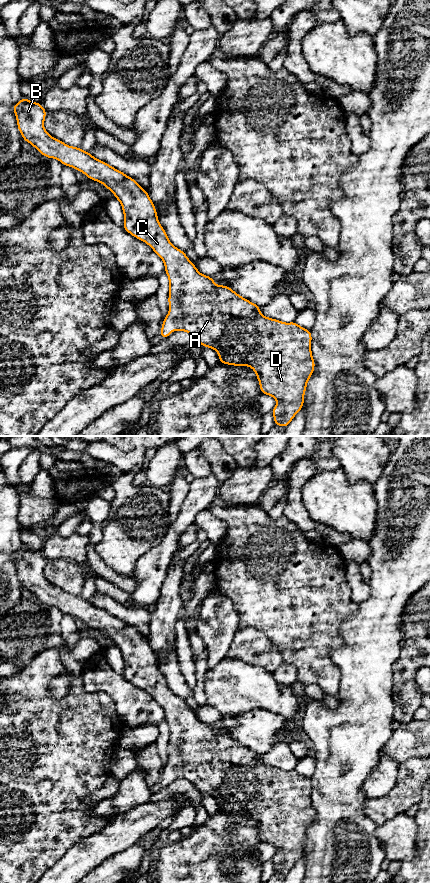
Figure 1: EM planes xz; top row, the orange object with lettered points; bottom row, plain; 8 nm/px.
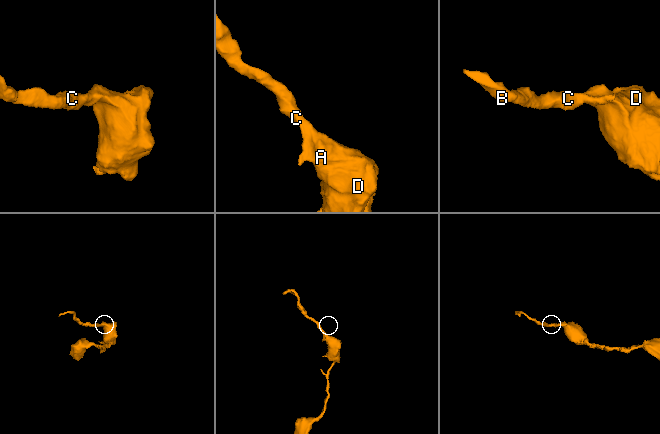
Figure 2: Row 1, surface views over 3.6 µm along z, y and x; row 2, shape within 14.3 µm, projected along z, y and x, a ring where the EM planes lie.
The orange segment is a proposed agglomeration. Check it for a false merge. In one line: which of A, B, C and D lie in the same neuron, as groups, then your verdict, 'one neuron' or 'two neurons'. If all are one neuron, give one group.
A B C D | one neuron

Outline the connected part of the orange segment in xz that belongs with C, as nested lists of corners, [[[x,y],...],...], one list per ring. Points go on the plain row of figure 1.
[[[23,544],[12,557],[23,589],[29,590],[43,604],[56,606],[63,614],[71,614],[89,627],[102,631],[122,653],[125,666],[123,677],[148,692],[163,708],[169,727],[169,761],[164,765],[160,784],[166,787],[173,778],[186,779],[201,794],[217,799],[220,811],[253,816],[259,828],[260,840],[277,848],[277,853],[271,859],[274,873],[286,876],[303,856],[307,830],[315,817],[311,778],[299,774],[295,769],[284,771],[263,764],[260,754],[241,745],[229,734],[217,734],[211,724],[201,722],[185,700],[169,689],[148,640],[135,627],[96,607],[90,600],[71,595],[49,583],[43,573],[47,559],[41,551],[31,550]]]

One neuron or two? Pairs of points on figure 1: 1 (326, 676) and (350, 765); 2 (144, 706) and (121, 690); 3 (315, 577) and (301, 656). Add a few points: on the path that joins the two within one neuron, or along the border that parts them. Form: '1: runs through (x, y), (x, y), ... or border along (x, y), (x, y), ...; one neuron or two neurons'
1: border along (341, 673), (338, 693), (335, 696); two neurons
2: runs through (138, 706), (127, 696); one neuron
3: runs through (305, 597), (305, 636); one neuron

